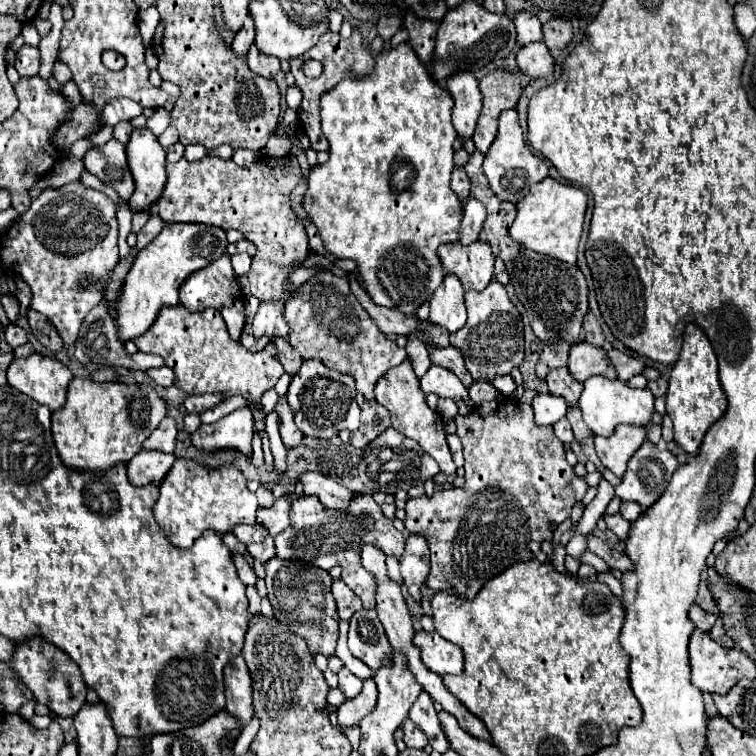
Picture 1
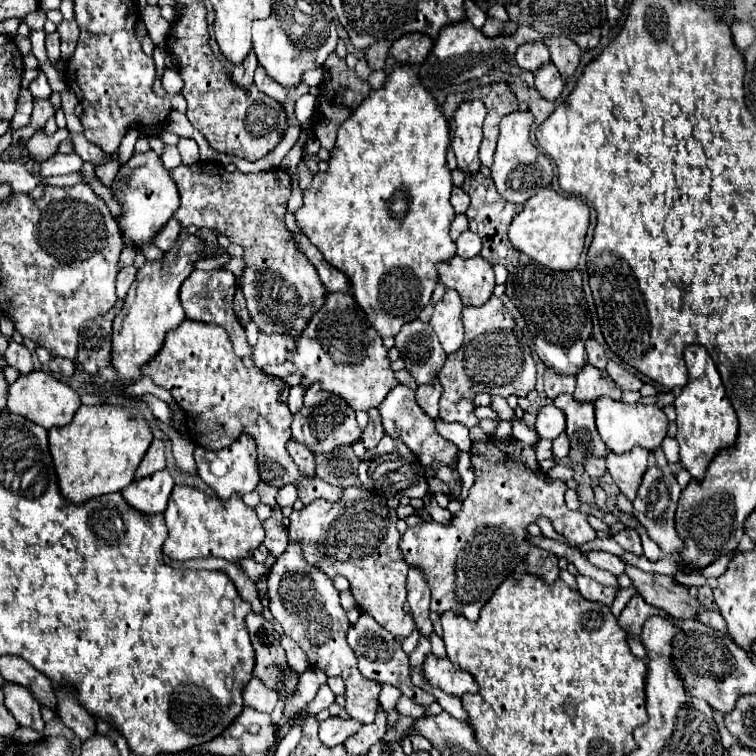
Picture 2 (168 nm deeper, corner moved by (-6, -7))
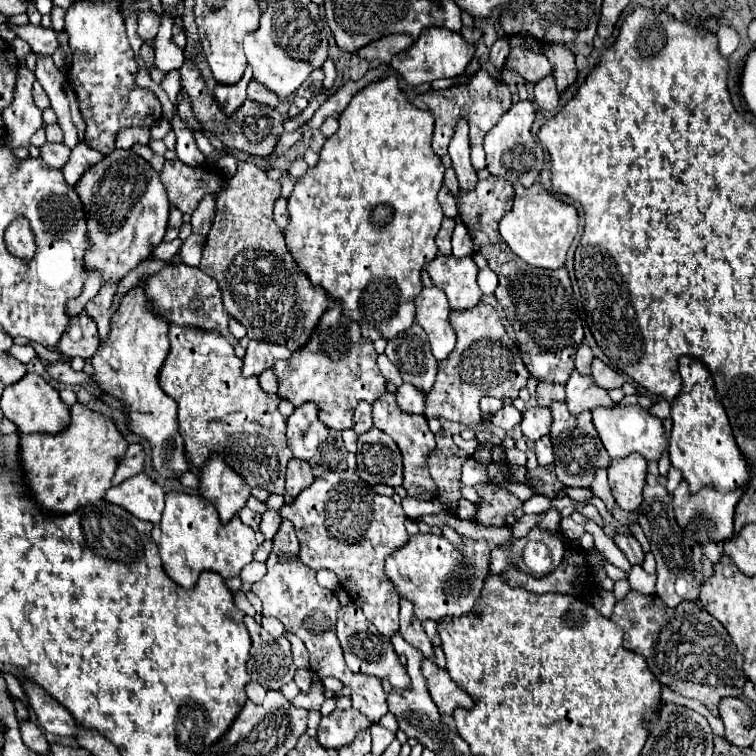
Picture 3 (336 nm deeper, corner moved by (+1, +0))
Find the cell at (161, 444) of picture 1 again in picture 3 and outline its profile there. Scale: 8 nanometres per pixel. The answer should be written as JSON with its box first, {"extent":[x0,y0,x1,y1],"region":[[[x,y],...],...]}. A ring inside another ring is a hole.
{"extent":[112,443,144,485],"region":[[[132,443],[126,449],[126,453],[120,457],[116,473],[112,477],[112,485],[118,485],[124,479],[130,479],[130,477],[142,473],[142,469],[144,469],[144,449],[142,449],[142,445]]]}

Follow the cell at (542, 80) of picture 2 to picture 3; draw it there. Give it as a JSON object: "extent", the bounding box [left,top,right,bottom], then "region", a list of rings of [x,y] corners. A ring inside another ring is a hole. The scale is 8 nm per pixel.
{"extent":[534,77,558,111],"region":[[[544,77],[544,81],[534,85],[534,101],[542,111],[552,111],[558,107],[558,91],[556,91],[556,83],[554,77]]]}

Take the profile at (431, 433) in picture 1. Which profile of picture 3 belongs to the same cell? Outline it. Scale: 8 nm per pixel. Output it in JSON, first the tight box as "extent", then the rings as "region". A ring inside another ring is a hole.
{"extent":[372,395,436,499],"region":[[[394,395],[380,397],[380,401],[376,401],[372,407],[374,407],[372,409],[374,427],[388,433],[396,441],[396,445],[398,445],[398,449],[402,453],[402,459],[404,459],[404,483],[402,483],[402,487],[414,499],[434,499],[436,497],[436,483],[432,481],[432,477],[428,473],[428,465],[426,465],[426,459],[434,449],[434,435],[428,429],[426,417],[424,415],[400,413]]]}

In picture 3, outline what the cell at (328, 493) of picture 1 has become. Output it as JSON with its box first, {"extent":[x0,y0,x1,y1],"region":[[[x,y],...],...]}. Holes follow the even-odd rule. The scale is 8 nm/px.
{"extent":[160,325,292,495],"region":[[[170,325],[168,339],[170,353],[164,369],[160,369],[160,387],[178,403],[178,431],[186,443],[190,463],[202,467],[212,453],[218,453],[250,487],[284,495],[284,475],[292,451],[286,445],[286,419],[278,411],[280,401],[276,401],[276,395],[266,395],[258,385],[258,377],[242,377],[242,359],[234,355],[234,347],[218,333],[200,333],[200,329]]]}

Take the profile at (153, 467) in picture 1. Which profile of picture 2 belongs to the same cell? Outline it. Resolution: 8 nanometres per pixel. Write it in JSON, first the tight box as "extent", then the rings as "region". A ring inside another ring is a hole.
{"extent":[121,468,175,514],"region":[[[165,468],[163,472],[155,472],[153,476],[133,480],[133,484],[129,484],[121,494],[127,500],[127,504],[137,508],[139,512],[157,514],[165,512],[173,486],[175,486],[173,476]]]}

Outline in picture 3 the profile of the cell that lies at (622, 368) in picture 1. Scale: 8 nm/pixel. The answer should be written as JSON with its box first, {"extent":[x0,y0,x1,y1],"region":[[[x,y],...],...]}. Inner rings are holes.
{"extent":[592,359,624,389],"region":[[[600,359],[592,361],[592,377],[594,377],[596,385],[602,389],[614,389],[614,387],[624,385],[624,377],[620,373],[612,371],[608,365],[604,365]]]}

